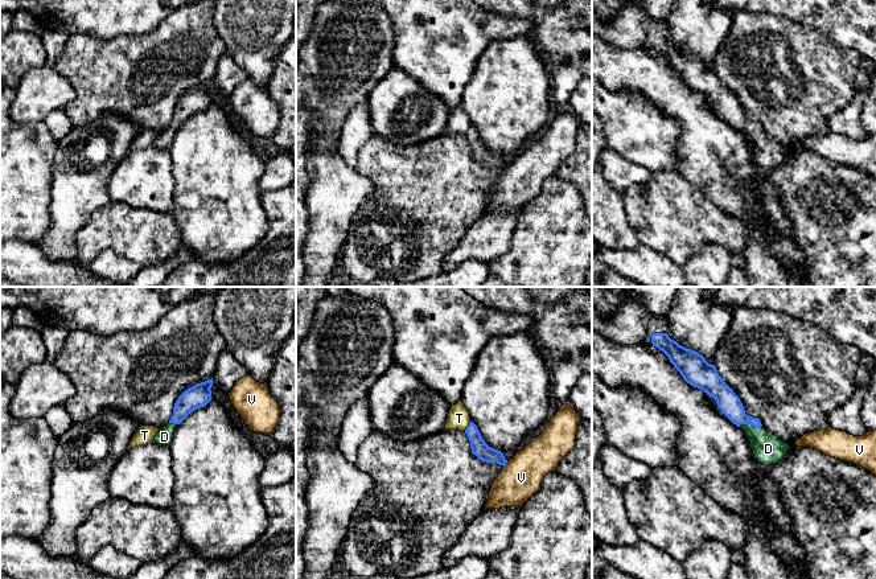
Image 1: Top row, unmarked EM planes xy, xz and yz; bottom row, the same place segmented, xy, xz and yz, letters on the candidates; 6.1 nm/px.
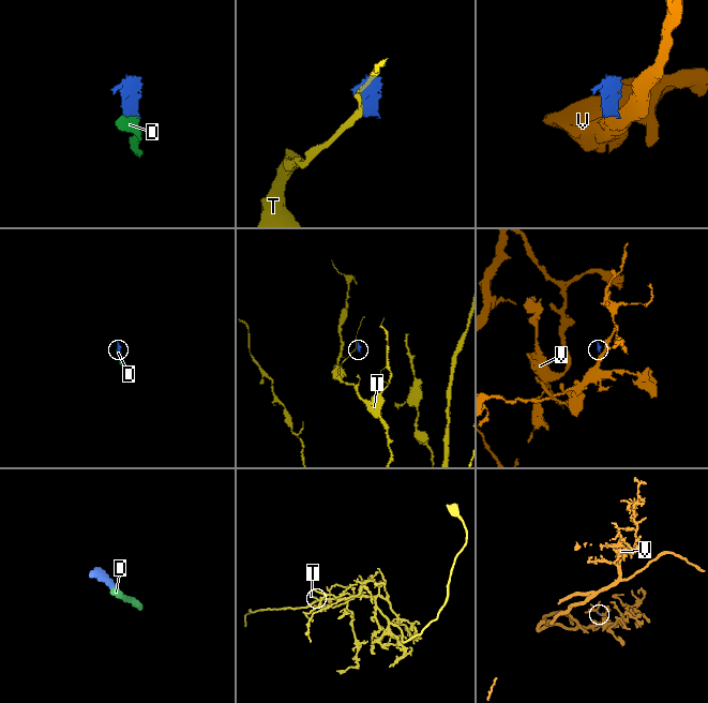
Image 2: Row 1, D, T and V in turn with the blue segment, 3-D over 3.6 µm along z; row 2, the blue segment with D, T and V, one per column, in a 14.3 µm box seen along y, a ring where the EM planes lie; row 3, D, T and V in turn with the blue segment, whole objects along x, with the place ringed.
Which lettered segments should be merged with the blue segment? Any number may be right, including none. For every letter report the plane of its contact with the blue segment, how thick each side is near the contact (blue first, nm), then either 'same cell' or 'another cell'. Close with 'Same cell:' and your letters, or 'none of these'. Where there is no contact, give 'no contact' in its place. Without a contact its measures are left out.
D: contact in yz; calibres 140 and 190 nm; same cell
T: contact in xz; calibres 100 and 130 nm; another cell
V: contact in xz; calibres 100 and 240 nm; another cell
Same cell: D

